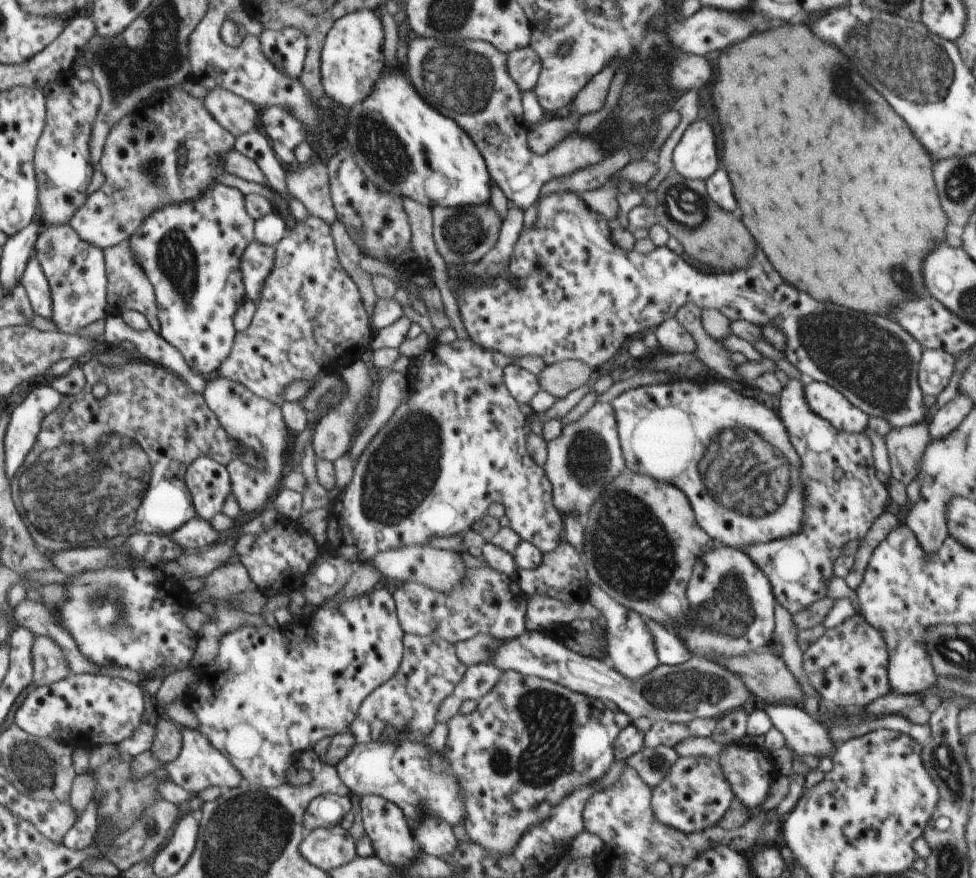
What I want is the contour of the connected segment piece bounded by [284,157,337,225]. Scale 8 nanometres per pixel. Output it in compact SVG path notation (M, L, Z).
M315 157L301 171L286 171L286 184L292 196L300 200L310 215L331 225L337 214L331 199L327 164Z

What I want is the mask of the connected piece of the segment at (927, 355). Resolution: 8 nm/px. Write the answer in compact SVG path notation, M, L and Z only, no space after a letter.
M924 349L919 362L919 385L924 395L939 396L955 373L956 358L944 349Z

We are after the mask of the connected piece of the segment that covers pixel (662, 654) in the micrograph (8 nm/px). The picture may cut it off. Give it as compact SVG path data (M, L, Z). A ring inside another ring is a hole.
M644 618L646 626L653 636L655 649L662 665L679 665L692 658L692 654L682 641L669 631L664 624L650 618Z

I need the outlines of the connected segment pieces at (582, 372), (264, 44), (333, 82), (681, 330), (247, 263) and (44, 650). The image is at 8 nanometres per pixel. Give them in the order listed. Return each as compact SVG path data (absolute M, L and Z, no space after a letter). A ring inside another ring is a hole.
M568 359L553 365L546 365L546 368L538 374L539 388L549 392L554 398L564 398L572 390L591 384L598 374L589 364L585 362Z
M264 28L259 37L260 48L280 72L298 79L303 71L307 55L306 35L297 28Z
M364 9L339 18L326 35L321 50L321 81L326 95L350 108L370 94L386 66L384 25L374 11Z
M676 317L666 319L654 328L660 346L667 353L694 353L697 349L694 337L678 322Z
M253 242L243 254L241 267L243 268L243 281L250 300L255 304L261 299L265 279L267 279L275 266L275 246L263 245Z
M36 637L33 654L33 683L37 687L51 685L70 674L62 649L48 637Z

